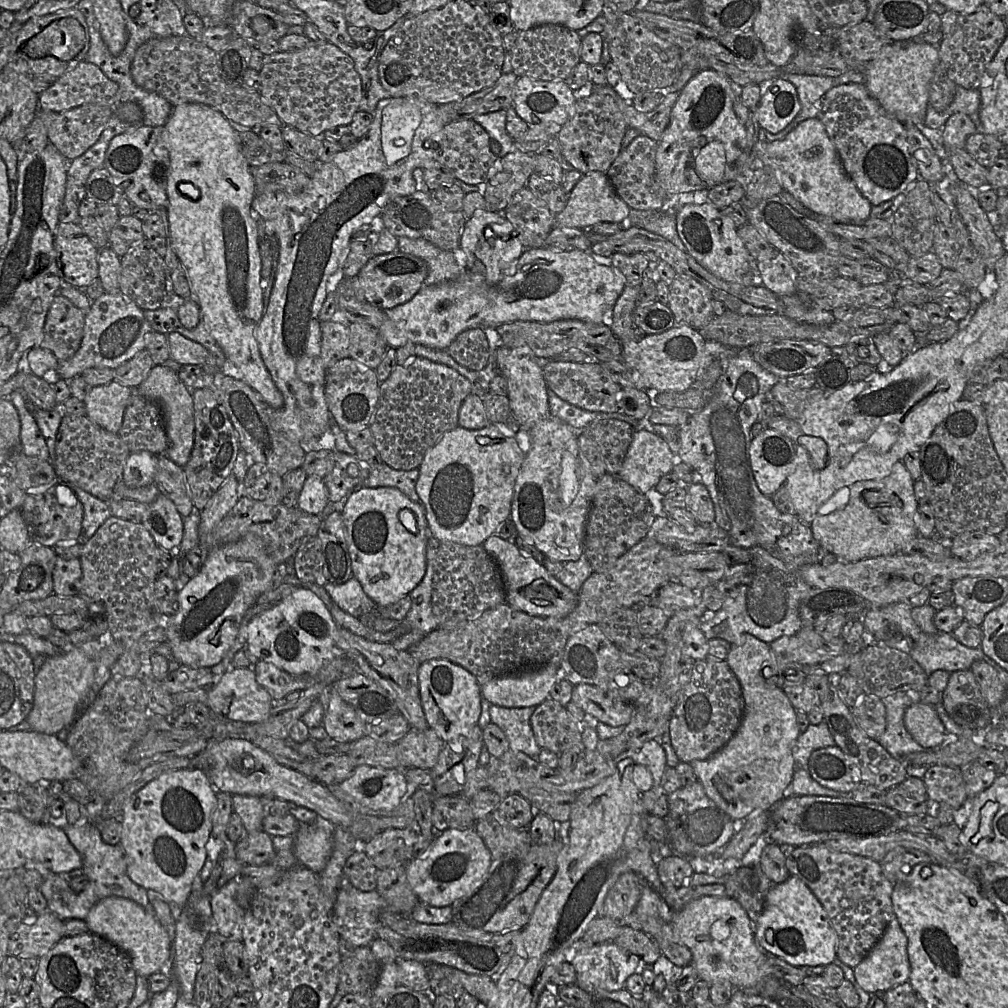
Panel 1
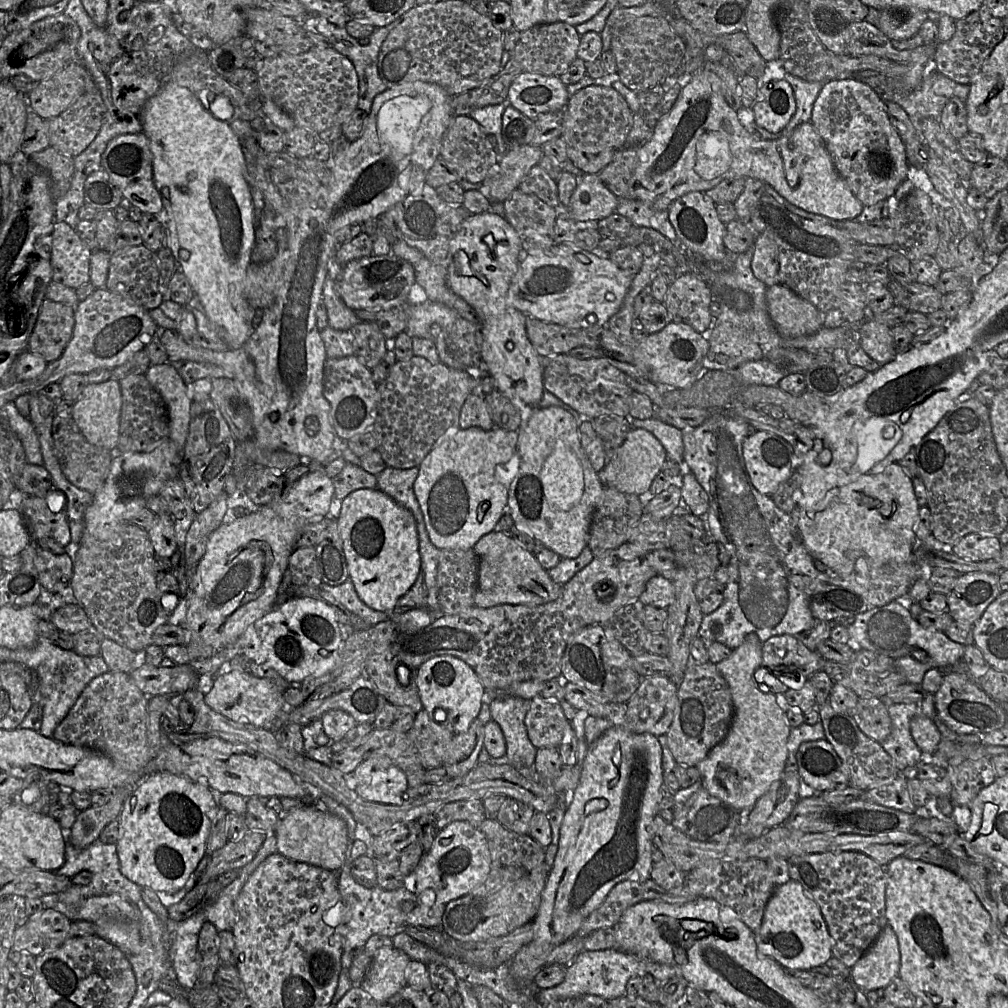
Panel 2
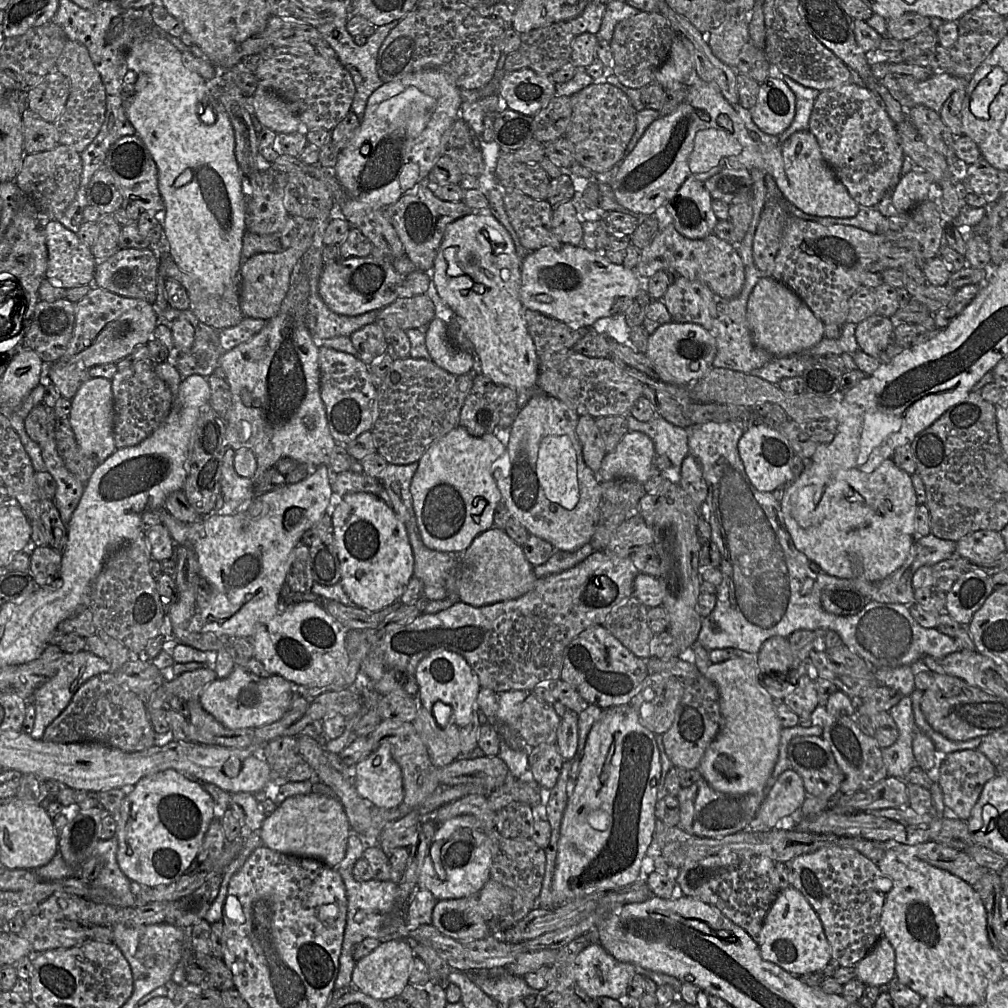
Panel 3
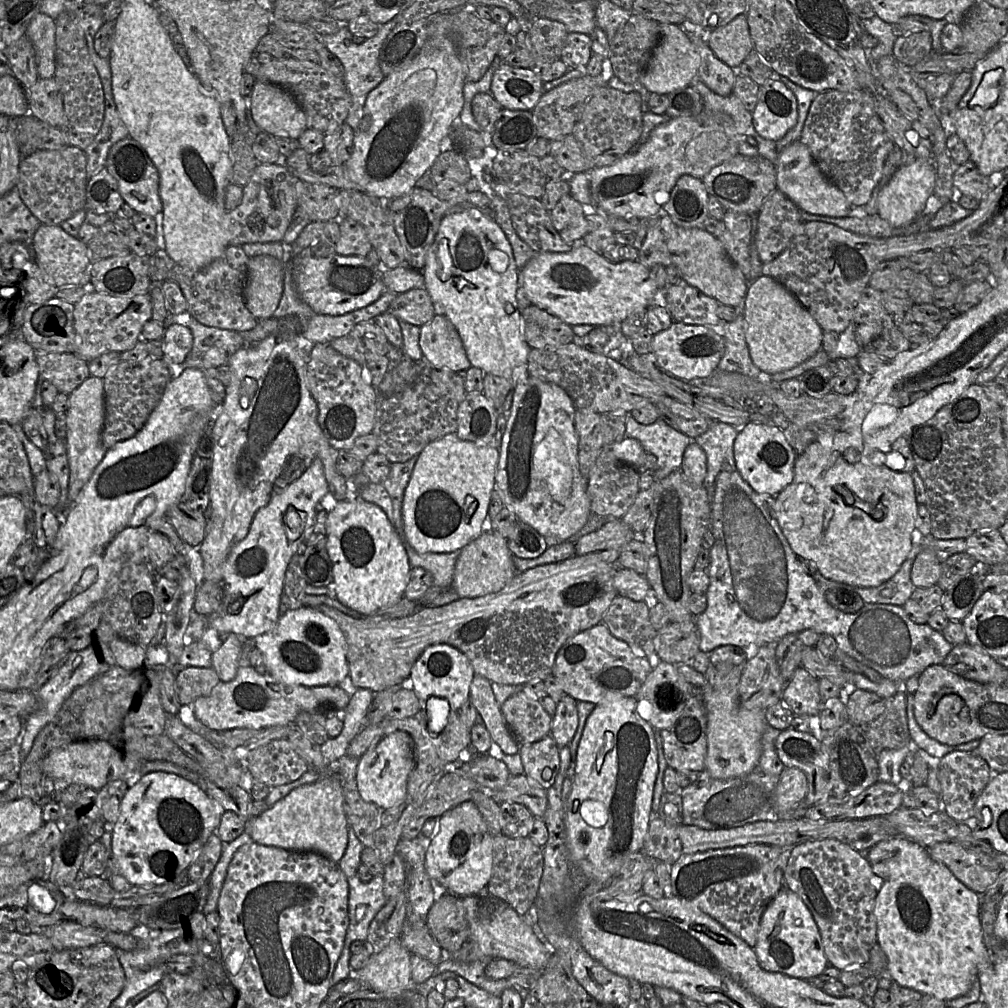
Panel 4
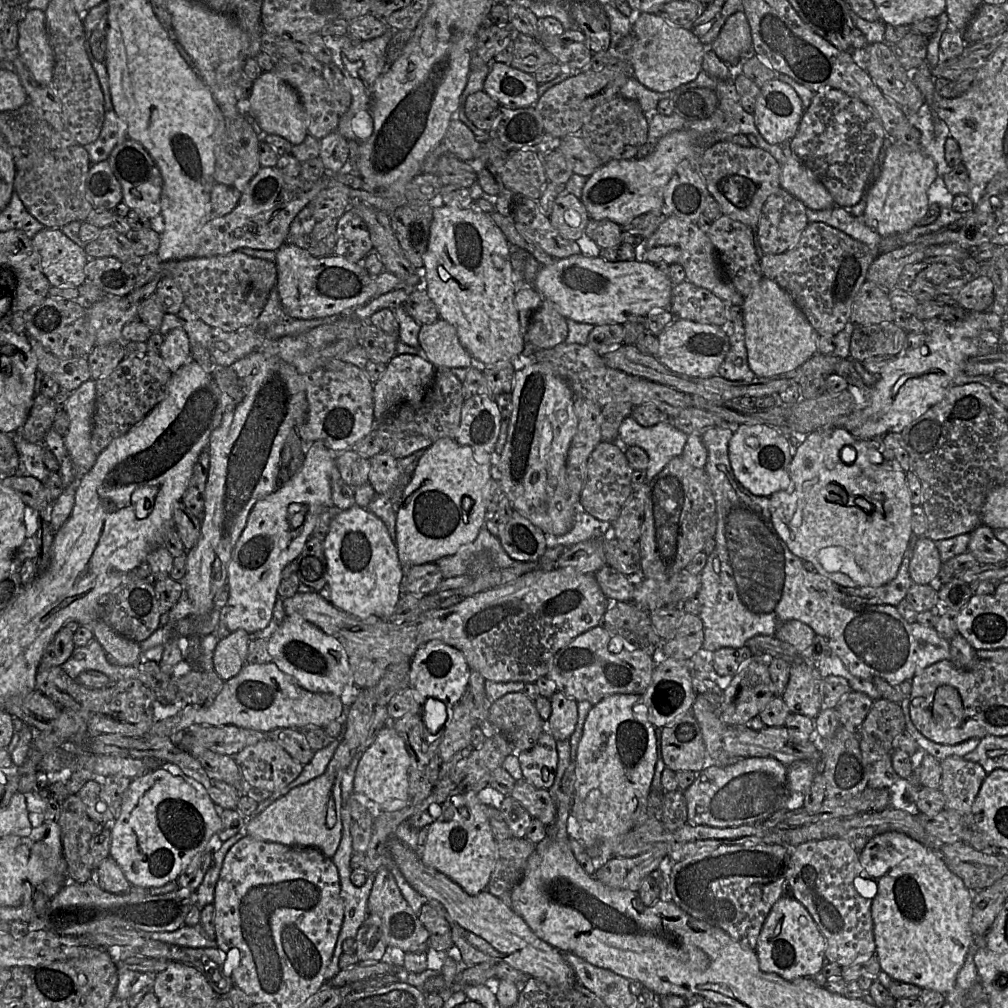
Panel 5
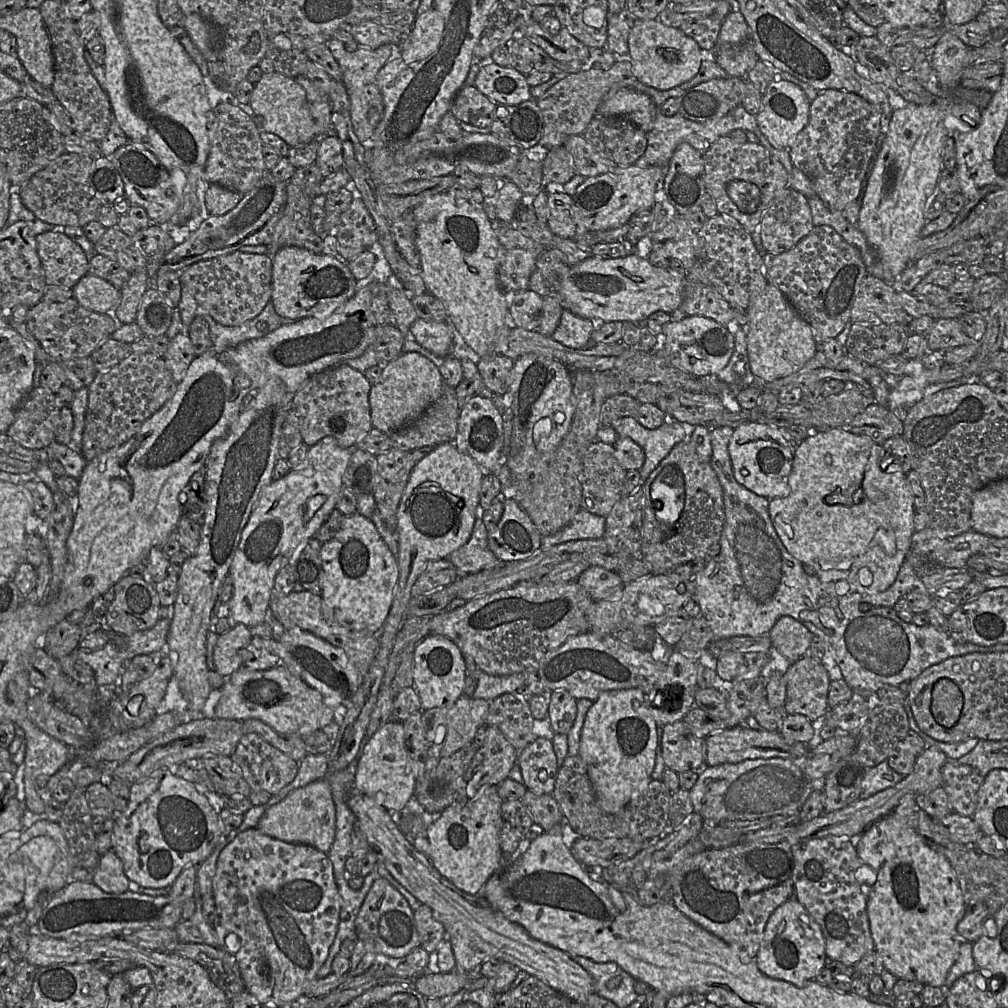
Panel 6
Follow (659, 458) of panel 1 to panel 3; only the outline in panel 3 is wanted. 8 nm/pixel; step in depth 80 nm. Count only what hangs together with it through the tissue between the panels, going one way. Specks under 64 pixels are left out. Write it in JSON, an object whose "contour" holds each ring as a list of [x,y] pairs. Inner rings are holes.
{"contour":[[[628,431],[612,452],[606,453],[597,475],[601,481],[631,479],[645,483],[651,477],[656,455],[651,438],[639,431]]]}

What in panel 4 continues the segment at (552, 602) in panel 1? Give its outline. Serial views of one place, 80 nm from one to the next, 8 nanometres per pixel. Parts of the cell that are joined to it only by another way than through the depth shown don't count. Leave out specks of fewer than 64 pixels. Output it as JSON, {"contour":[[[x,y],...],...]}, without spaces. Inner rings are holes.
{"contour":[[[494,531],[482,533],[459,553],[452,589],[460,598],[476,598],[499,592],[518,573],[514,567],[507,539]]]}

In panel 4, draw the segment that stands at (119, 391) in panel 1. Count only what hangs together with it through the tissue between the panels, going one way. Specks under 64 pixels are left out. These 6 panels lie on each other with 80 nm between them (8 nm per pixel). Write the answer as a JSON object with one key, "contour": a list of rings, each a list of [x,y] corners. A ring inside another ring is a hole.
{"contour":[[[89,376],[78,386],[68,396],[68,409],[65,415],[67,418],[67,436],[64,442],[70,467],[68,488],[68,505],[70,506],[76,500],[81,489],[88,482],[107,451],[101,441],[105,417],[103,379]]]}

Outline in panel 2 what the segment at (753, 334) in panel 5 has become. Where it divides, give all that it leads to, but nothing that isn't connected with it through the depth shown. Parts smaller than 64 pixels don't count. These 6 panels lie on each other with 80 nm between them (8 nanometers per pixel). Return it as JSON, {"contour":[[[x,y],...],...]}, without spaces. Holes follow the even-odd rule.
{"contour":[[[787,286],[767,287],[766,302],[769,316],[784,338],[810,335],[823,327],[825,313]]]}

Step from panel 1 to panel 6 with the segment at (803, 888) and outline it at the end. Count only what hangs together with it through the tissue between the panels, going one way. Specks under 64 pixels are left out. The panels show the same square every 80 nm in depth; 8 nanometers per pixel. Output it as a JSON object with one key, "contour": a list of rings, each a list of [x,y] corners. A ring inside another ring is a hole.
{"contour":[[[789,899],[770,915],[755,960],[764,975],[803,987],[826,964],[825,938],[821,927],[799,901]]]}

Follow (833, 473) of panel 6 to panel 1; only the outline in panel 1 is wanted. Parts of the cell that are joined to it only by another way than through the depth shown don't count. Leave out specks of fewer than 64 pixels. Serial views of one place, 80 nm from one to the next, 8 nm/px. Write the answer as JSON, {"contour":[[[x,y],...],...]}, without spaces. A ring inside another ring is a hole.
{"contour":[[[897,462],[893,465],[889,475],[884,478],[871,479],[837,491],[824,506],[827,514],[818,514],[809,524],[813,537],[824,552],[832,553],[838,560],[845,562],[899,554],[902,547],[917,535],[915,512],[918,503],[914,495],[913,483],[914,480],[905,465]]]}

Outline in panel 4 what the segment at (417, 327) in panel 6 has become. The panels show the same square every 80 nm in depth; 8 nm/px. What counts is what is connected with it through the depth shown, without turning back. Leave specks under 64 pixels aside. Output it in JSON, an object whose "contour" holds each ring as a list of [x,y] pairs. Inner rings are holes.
{"contour":[[[436,314],[420,328],[419,345],[426,363],[455,373],[471,367],[460,336],[445,315]]]}

